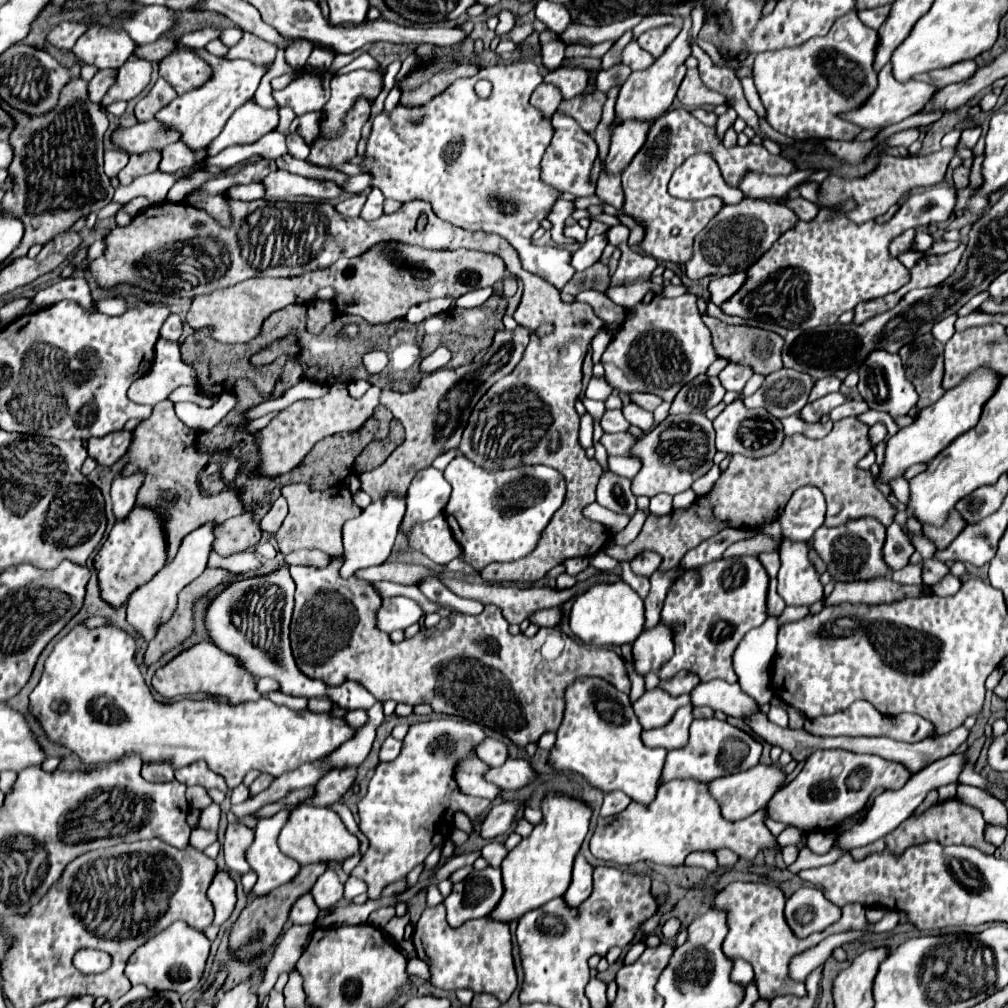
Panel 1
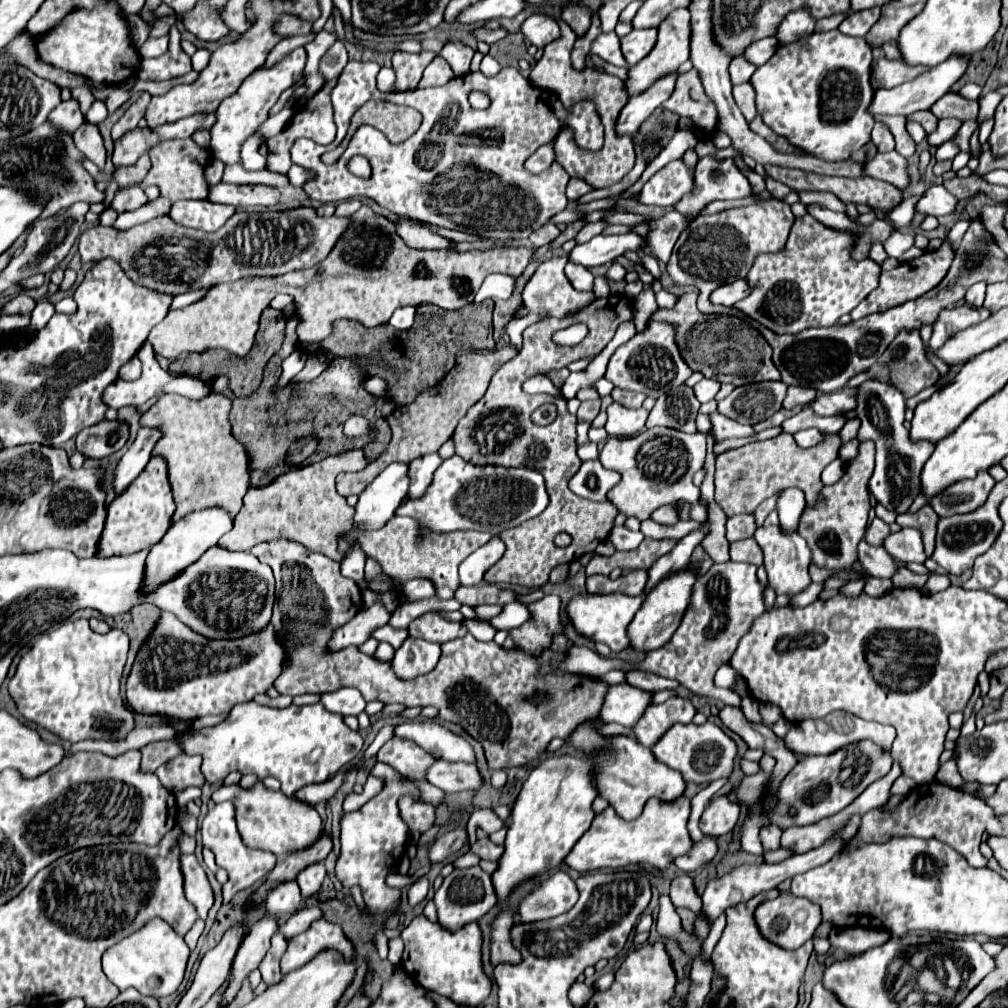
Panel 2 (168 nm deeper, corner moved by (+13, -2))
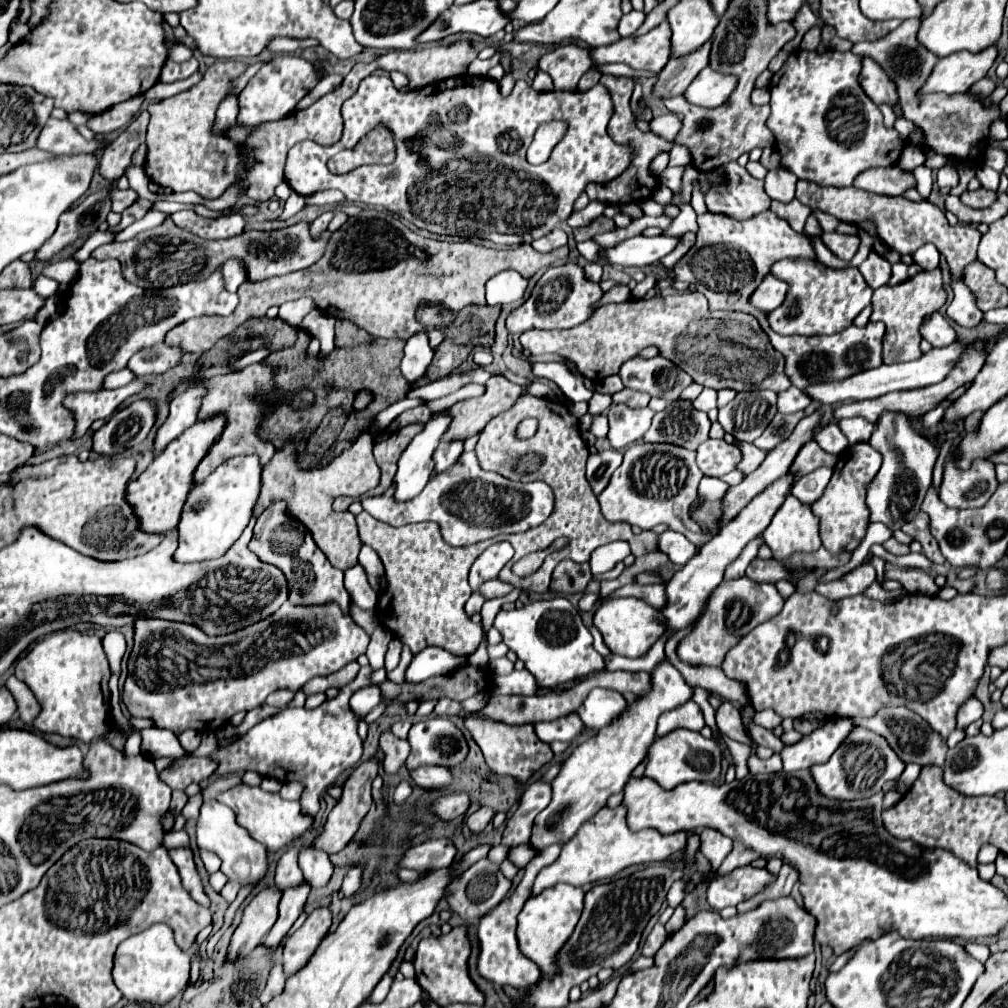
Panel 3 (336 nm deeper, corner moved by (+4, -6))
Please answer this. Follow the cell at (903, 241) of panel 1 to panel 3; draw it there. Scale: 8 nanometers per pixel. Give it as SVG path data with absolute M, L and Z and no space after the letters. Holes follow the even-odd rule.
M823 232L821 240L827 244L829 250L833 250L841 260L851 260L859 248L859 236L851 234L839 234L839 232Z

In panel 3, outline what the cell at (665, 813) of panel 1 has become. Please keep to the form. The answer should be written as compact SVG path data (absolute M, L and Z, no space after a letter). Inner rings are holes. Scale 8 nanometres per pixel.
M617 806L617 808L603 808L599 810L599 814L587 822L587 826L583 826L583 830L579 830L579 838L573 838L571 842L567 842L559 854L559 858L545 866L535 880L533 886L533 894L543 892L549 886L555 884L571 884L571 886L583 886L589 882L597 882L597 880L605 880L615 876L617 872L621 872L627 866L633 864L645 864L645 862L659 862L659 860L667 860L671 854L681 852L687 844L687 832L679 830L675 834L661 834L659 830L639 830L639 832L631 832L625 824L625 808Z

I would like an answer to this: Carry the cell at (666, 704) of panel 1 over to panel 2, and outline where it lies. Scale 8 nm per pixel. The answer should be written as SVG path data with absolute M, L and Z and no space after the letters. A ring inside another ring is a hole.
M614 684L606 692L598 718L602 722L618 722L624 726L636 726L640 716L650 704L650 694L628 684Z

